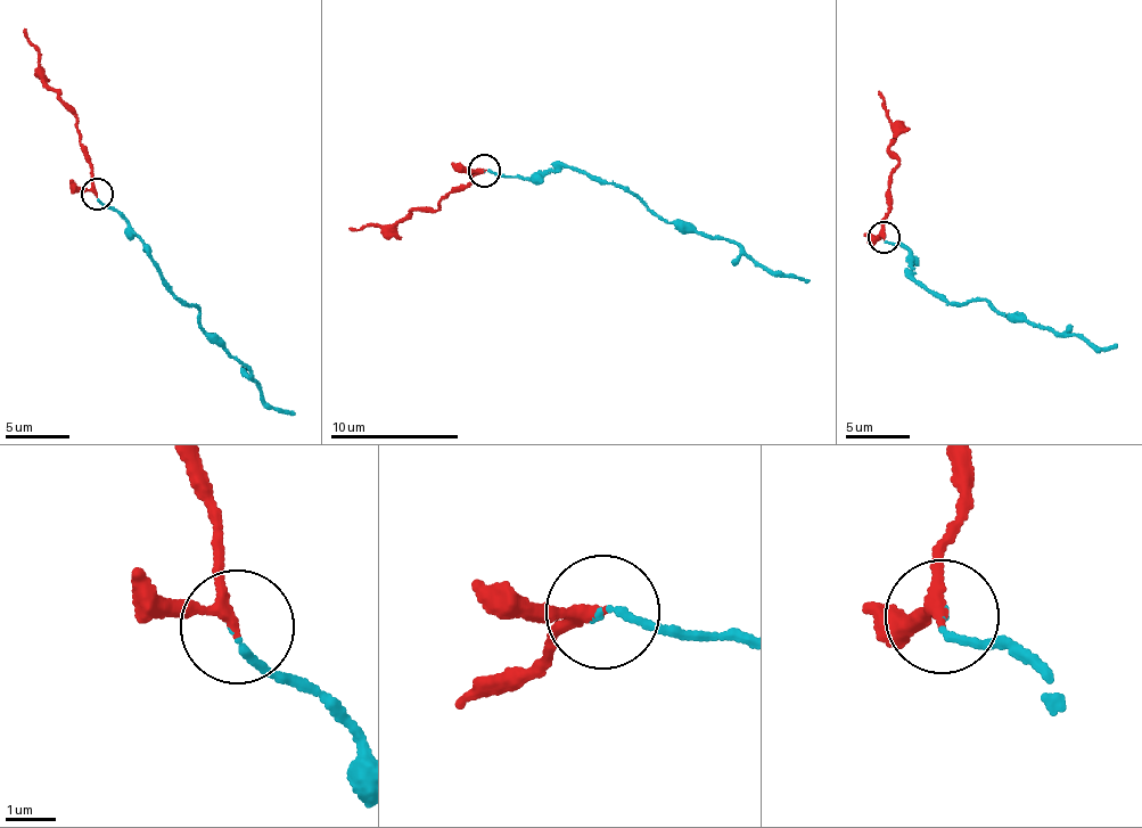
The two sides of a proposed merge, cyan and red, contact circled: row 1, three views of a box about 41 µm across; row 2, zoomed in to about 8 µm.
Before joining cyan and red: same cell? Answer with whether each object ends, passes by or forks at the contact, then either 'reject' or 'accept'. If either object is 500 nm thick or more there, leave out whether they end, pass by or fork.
cyan ends there; red passes by; accept

